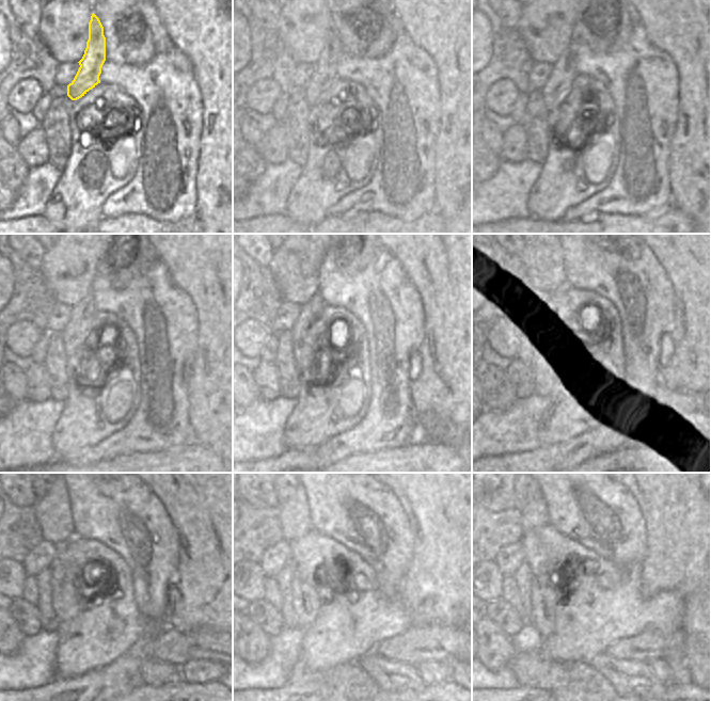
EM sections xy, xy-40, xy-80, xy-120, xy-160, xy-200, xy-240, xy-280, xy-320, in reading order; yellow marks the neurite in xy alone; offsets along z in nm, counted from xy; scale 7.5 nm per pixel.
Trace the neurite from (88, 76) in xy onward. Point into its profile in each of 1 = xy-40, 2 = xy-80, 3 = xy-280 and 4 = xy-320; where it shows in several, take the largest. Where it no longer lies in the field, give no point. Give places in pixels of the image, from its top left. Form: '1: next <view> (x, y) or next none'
1: next xy-40 (325, 76)
2: next xy-80 (559, 81)
3: next xy-280 (304, 600)
4: next xy-320 (543, 599)

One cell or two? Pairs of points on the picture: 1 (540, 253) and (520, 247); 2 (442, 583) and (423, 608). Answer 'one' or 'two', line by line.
1: two
2: one

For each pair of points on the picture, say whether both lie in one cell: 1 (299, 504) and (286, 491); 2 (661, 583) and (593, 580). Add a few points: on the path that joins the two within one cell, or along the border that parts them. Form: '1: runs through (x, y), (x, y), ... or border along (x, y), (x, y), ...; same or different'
1: border along (299, 483), (297, 489), (283, 503), (279, 504); different
2: border along (641, 563), (640, 591), (645, 596), (652, 598); different

